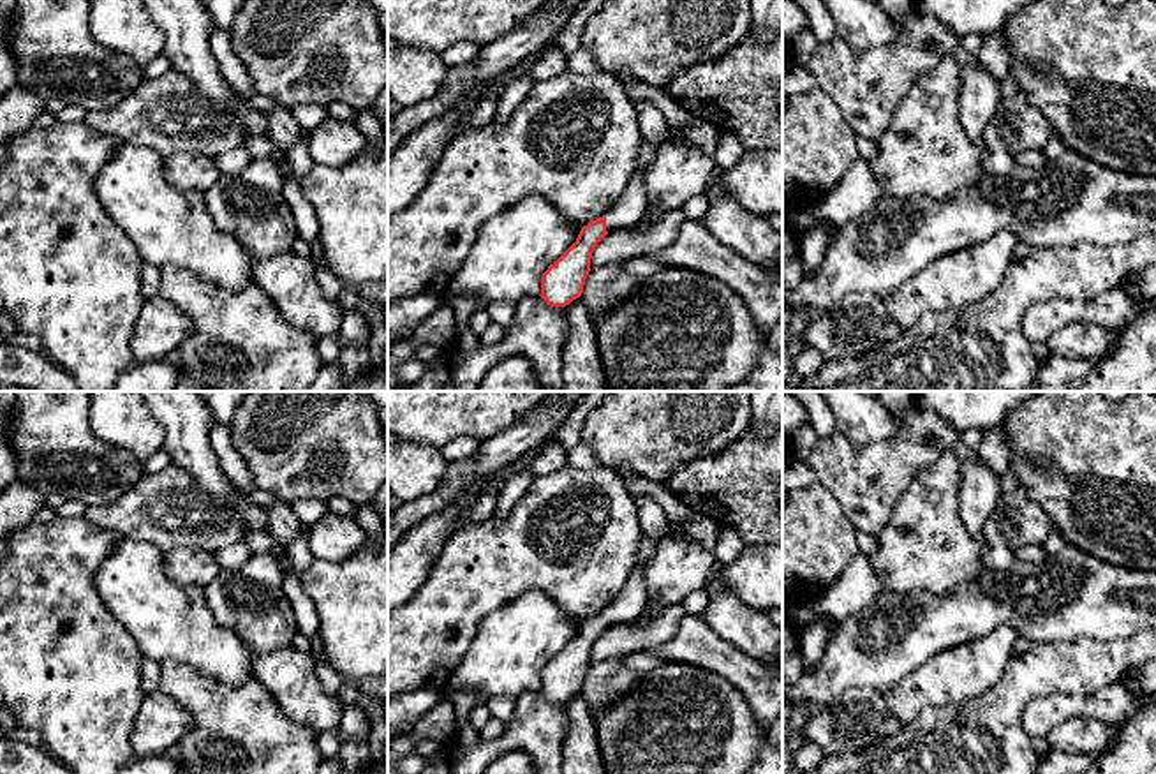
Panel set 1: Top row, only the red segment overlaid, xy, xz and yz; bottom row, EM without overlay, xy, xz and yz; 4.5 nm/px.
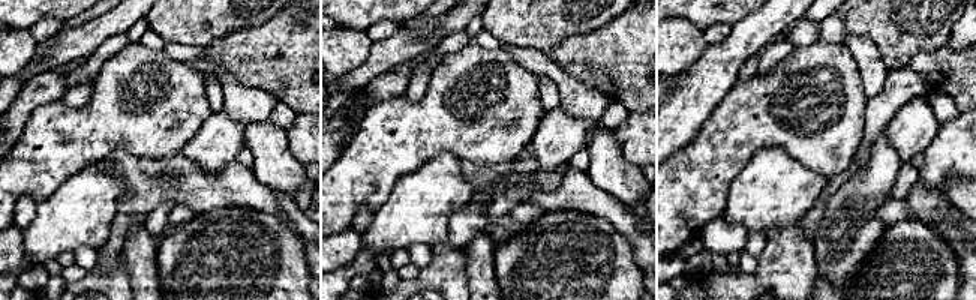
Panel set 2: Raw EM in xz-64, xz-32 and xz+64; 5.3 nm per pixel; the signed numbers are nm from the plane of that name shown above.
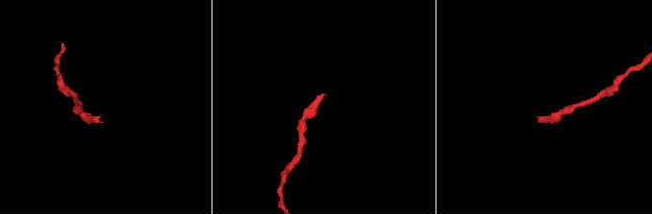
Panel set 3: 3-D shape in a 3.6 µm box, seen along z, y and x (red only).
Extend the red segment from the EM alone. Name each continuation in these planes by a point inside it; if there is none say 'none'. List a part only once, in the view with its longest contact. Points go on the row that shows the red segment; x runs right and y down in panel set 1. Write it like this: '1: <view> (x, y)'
1: xz (629, 210)

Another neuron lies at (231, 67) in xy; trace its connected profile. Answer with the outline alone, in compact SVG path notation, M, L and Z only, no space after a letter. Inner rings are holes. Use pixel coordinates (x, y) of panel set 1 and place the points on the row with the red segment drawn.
M215 26L210 35L210 49L219 63L222 76L227 79L227 83L240 95L252 97L256 93L252 79L243 62L233 51L229 33Z

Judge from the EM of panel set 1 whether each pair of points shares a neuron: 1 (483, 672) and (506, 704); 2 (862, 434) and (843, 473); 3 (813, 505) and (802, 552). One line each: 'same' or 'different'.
1: different
2: different
3: same

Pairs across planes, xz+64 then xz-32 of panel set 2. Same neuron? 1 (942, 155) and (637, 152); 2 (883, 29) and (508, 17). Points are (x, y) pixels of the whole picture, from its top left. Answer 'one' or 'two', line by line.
1: one
2: one

